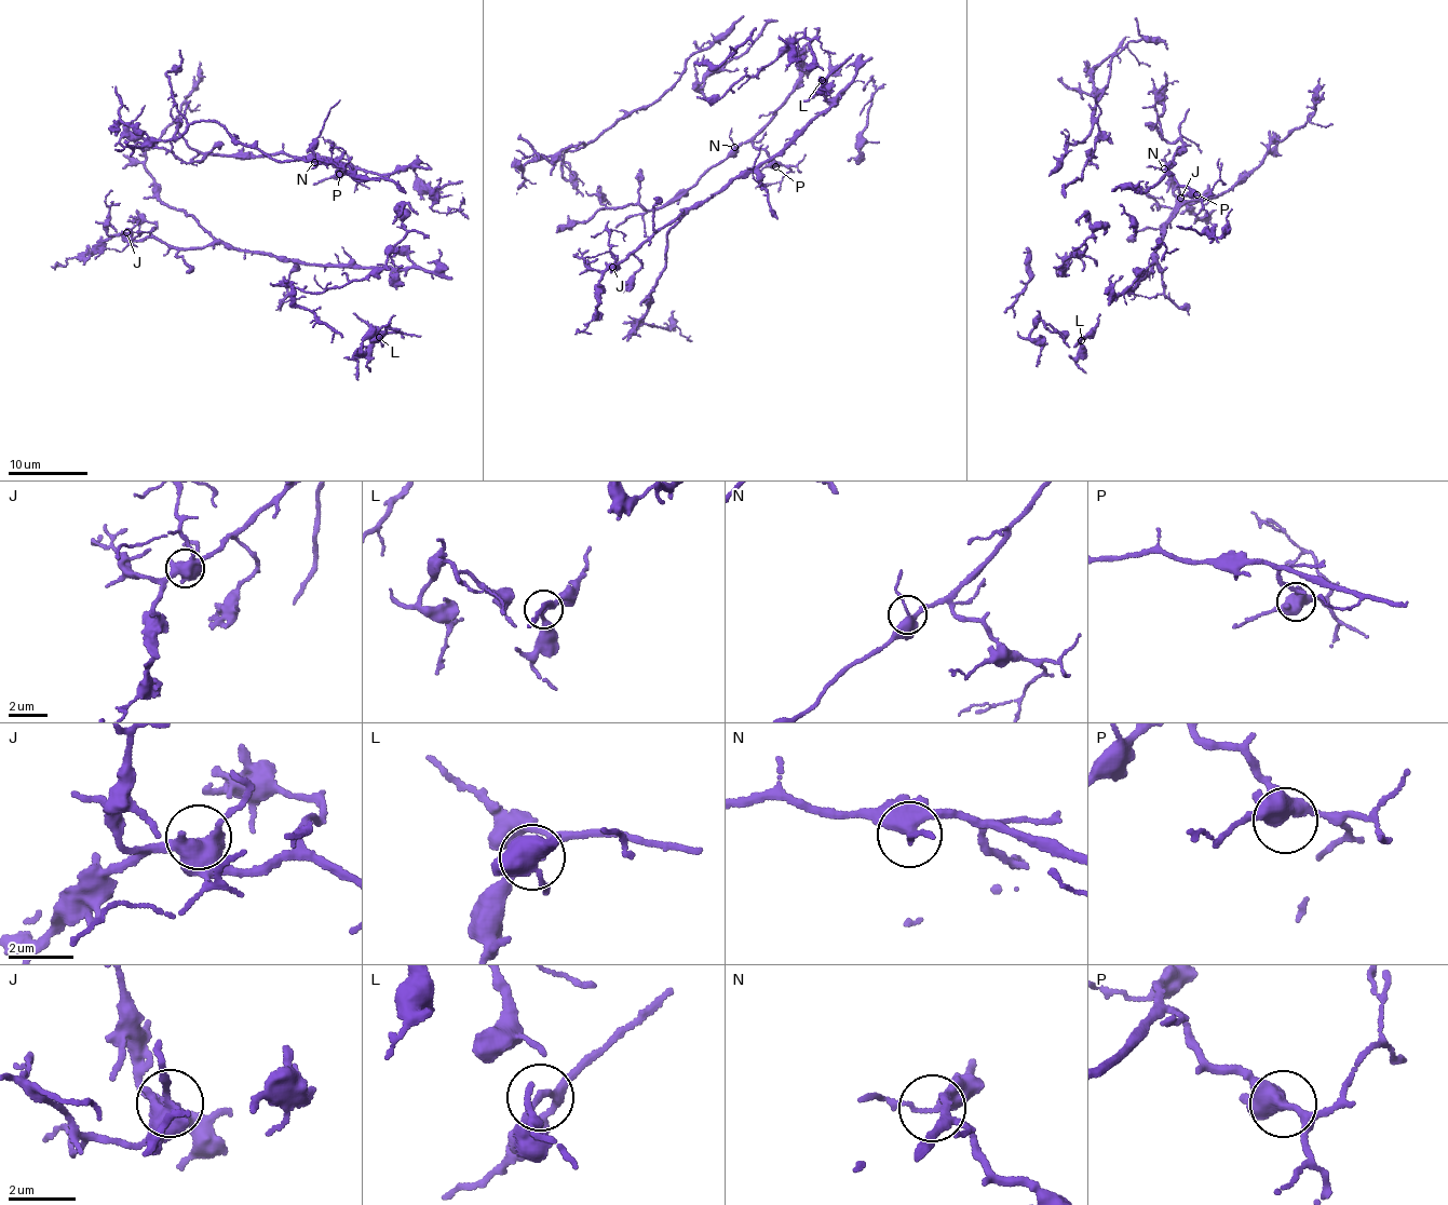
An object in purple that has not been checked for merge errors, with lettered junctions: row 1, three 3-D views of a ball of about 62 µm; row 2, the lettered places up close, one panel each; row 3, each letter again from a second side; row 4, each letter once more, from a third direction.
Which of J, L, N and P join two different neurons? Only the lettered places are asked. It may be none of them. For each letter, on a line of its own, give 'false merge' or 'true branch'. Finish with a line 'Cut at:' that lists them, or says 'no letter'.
J: true branch
L: true branch
N: true branch
P: true branch
Cut at: no letter

